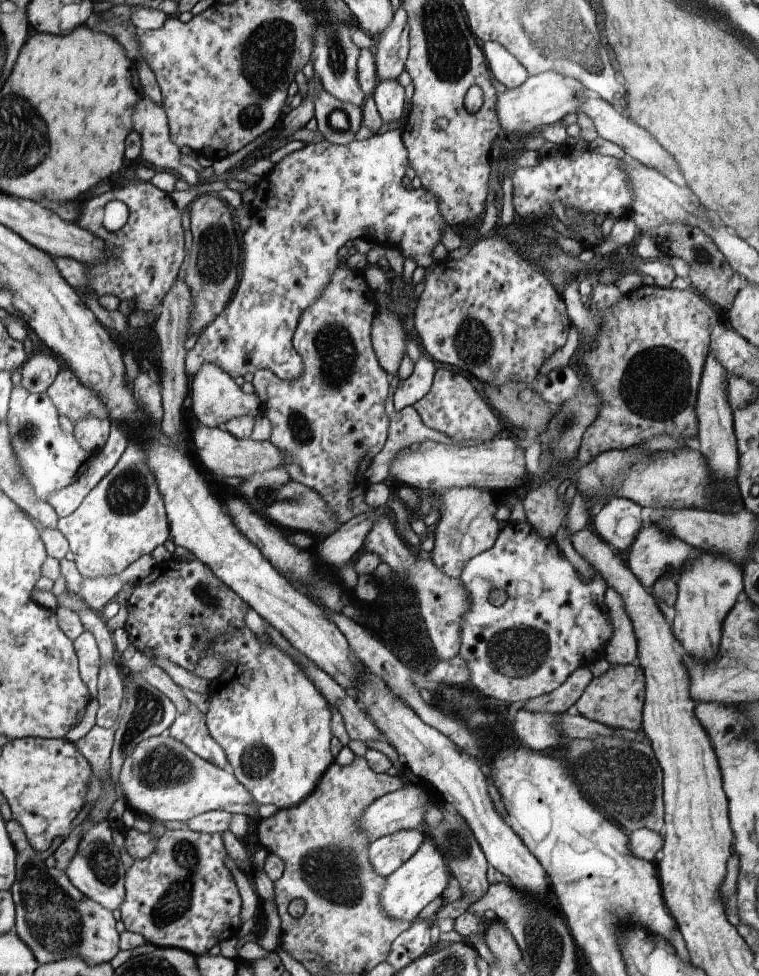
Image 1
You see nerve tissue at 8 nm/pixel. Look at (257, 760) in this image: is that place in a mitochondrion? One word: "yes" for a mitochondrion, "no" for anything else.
yes

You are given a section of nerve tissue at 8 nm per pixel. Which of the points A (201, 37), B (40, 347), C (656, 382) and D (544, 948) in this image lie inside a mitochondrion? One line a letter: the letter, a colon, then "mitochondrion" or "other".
A: other
B: other
C: mitochondrion
D: mitochondrion

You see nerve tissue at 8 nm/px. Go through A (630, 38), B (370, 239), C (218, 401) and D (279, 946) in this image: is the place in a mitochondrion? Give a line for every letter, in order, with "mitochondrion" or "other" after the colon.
A: other
B: other
C: other
D: other

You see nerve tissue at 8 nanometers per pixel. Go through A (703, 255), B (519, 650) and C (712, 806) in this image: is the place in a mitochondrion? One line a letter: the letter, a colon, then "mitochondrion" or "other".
A: mitochondrion
B: mitochondrion
C: other

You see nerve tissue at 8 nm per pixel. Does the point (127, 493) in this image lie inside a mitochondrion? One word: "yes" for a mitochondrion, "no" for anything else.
yes

